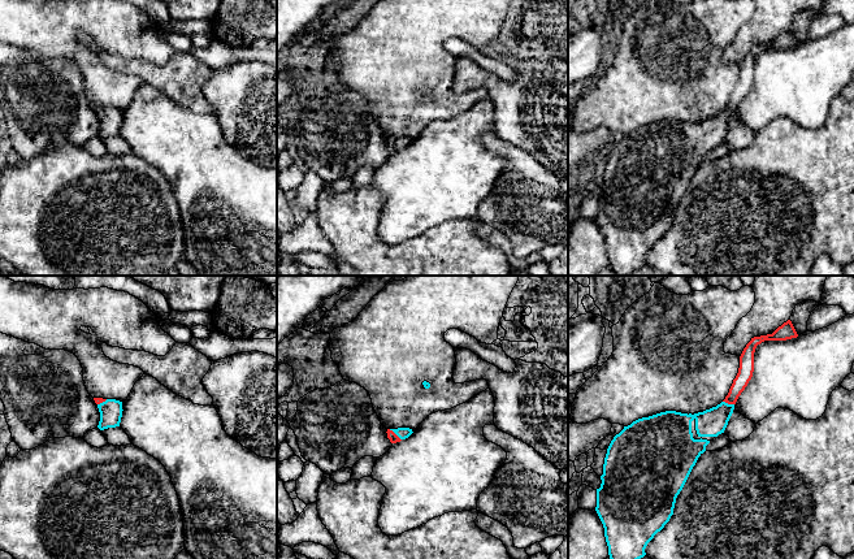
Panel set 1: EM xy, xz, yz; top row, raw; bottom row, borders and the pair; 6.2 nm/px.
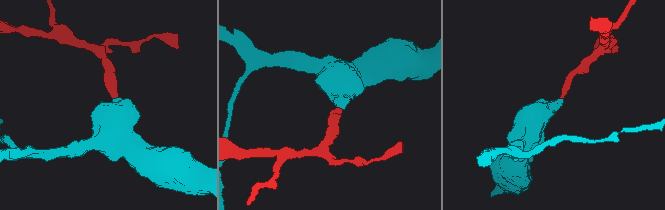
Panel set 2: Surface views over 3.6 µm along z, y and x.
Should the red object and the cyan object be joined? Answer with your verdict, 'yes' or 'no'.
yes

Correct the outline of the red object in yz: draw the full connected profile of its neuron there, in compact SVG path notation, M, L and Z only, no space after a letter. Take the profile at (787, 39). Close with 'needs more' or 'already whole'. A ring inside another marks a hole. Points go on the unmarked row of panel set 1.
M790 29L772 43L754 46L740 65L740 77L725 108L703 121L666 120L633 130L614 146L603 173L602 192L597 198L595 220L603 233L610 268L617 276L628 276L646 264L645 257L673 224L676 207L682 199L706 155L724 142L734 113L754 81L754 61L764 49L786 49L798 43Z; needs more

